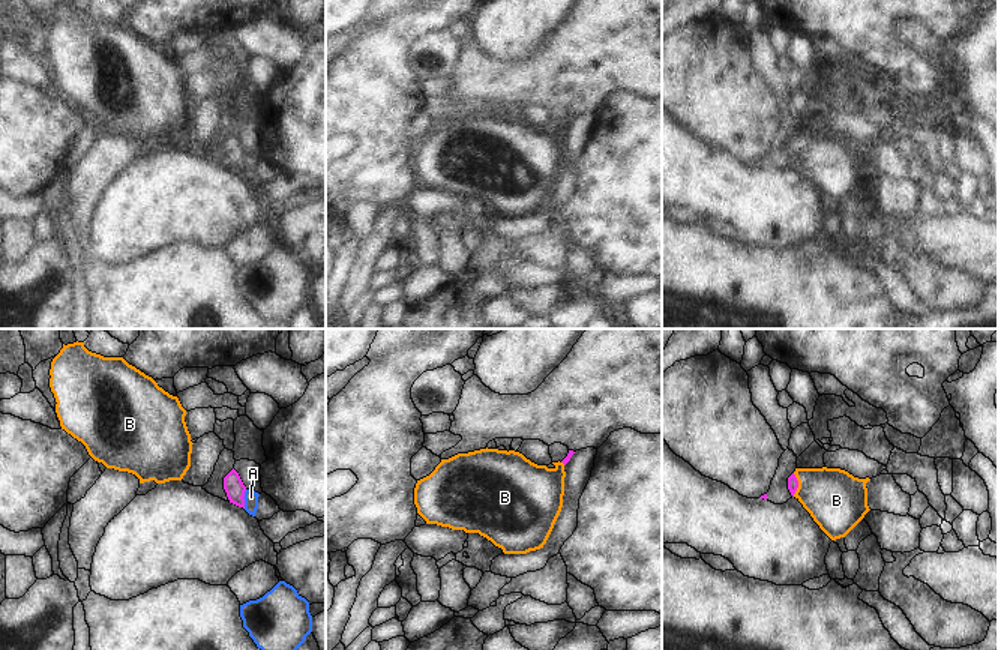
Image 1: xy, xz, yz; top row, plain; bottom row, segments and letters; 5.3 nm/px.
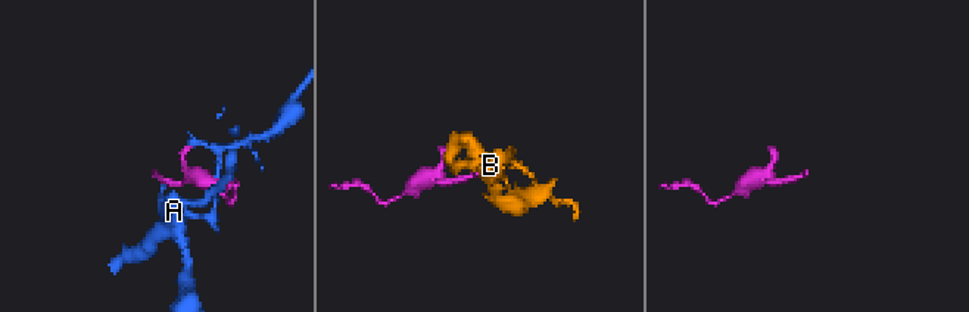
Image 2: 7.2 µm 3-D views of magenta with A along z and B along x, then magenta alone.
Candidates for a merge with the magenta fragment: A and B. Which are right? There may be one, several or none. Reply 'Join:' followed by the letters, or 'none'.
Join: B

